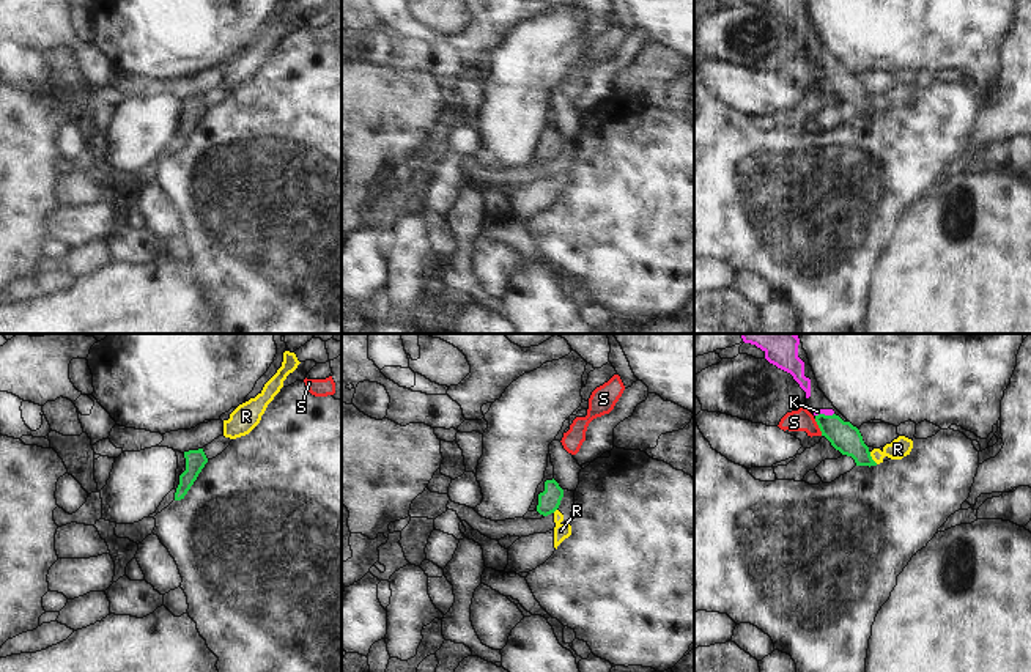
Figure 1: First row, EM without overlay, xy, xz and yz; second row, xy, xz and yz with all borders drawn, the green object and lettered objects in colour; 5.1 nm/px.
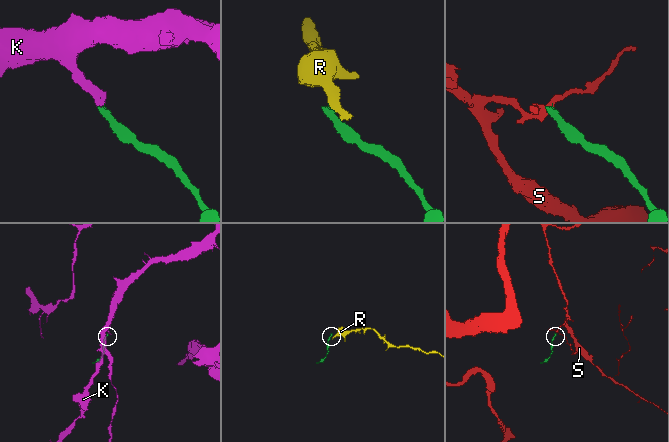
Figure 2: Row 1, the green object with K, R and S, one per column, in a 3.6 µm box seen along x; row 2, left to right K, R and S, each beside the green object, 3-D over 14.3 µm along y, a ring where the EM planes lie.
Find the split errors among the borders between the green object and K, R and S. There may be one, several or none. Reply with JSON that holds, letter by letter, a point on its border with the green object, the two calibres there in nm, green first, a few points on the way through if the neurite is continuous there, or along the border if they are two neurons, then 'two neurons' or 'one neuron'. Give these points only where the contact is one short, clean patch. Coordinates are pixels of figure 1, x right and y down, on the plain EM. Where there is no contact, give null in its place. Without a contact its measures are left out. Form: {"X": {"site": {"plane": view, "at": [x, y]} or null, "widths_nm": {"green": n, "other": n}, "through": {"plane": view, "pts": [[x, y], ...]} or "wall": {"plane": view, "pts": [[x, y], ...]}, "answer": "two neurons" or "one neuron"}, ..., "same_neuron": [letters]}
{"K": {"site": {"plane": "yz", "at": [824, 62]}, "widths_nm": {"green": 150, "other": 30}, "through": {"plane": "yz", "pts": [[846, 85], [824, 62], [817, 59]]}, "answer": "one neuron"}, "R": {"site": {"plane": "yz", "at": [871, 106]}, "widths_nm": {"green": 150, "other": 100}, "wall": {"plane": "yz", "pts": [[869, 99], [877, 110]]}, "answer": "two neurons"}, "S": {"site": {"plane": "yz", "at": [819, 74]}, "widths_nm": {"green": 150, "other": 110}, "wall": {"plane": "yz", "pts": [[814, 66], [822, 82]]}, "answer": "two neurons"}, "same_neuron": ["K"]}

